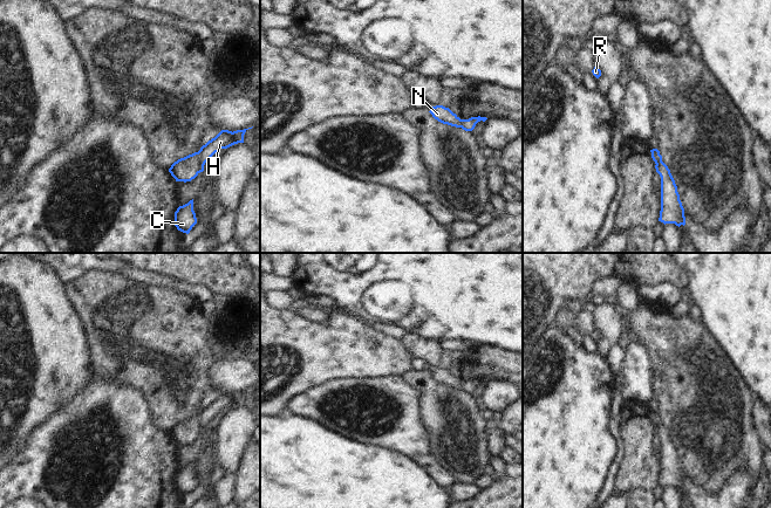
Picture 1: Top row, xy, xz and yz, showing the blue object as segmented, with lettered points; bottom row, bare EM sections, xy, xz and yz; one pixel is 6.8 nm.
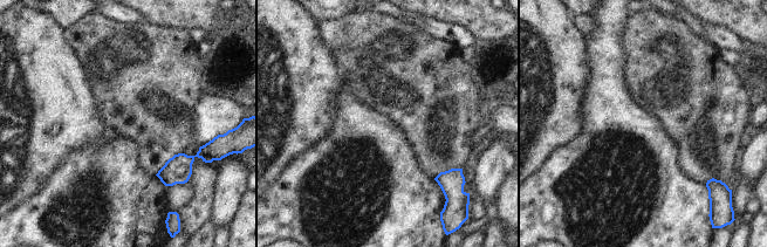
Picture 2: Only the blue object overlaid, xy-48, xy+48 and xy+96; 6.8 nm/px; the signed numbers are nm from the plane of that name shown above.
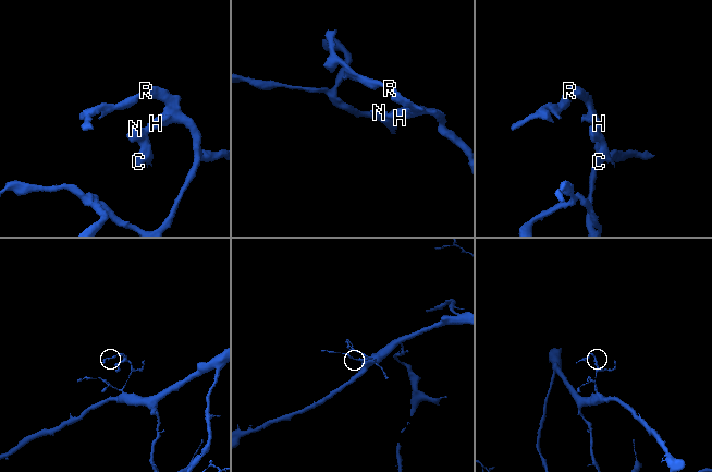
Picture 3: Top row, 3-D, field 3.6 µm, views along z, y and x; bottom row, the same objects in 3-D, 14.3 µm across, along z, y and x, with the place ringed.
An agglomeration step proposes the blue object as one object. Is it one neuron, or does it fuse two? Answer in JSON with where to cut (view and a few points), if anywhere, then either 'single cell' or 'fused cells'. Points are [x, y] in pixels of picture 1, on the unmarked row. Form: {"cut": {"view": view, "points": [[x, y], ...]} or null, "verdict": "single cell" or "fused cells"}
{"cut": {"view": "xy", "points": [[197, 414], [198, 423], [203, 428]]}, "verdict": "fused cells"}

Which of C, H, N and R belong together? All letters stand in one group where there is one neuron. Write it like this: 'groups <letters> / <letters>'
groups C N / H R

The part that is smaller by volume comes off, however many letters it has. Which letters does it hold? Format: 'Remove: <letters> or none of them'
Remove: C, N

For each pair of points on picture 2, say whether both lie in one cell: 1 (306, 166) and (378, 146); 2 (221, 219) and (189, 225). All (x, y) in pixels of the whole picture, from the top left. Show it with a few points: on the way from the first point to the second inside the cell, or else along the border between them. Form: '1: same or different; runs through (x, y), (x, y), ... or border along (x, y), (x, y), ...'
1: same; runs through (323, 166), (358, 166), (361, 164)
2: different; border along (214, 191), (209, 218)

